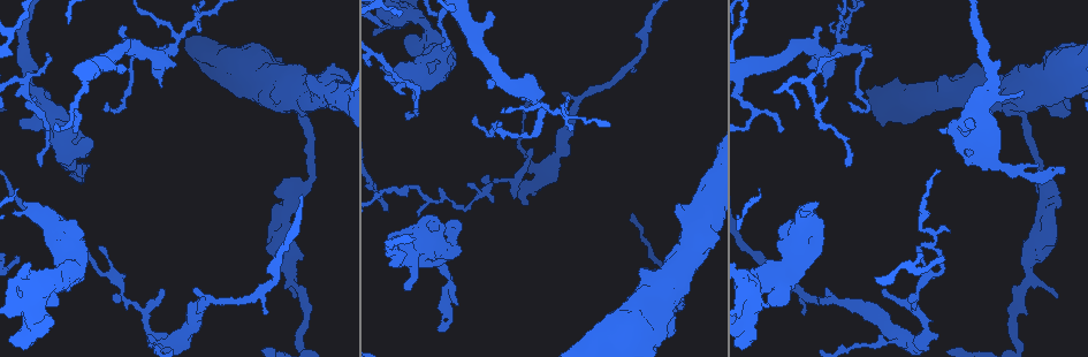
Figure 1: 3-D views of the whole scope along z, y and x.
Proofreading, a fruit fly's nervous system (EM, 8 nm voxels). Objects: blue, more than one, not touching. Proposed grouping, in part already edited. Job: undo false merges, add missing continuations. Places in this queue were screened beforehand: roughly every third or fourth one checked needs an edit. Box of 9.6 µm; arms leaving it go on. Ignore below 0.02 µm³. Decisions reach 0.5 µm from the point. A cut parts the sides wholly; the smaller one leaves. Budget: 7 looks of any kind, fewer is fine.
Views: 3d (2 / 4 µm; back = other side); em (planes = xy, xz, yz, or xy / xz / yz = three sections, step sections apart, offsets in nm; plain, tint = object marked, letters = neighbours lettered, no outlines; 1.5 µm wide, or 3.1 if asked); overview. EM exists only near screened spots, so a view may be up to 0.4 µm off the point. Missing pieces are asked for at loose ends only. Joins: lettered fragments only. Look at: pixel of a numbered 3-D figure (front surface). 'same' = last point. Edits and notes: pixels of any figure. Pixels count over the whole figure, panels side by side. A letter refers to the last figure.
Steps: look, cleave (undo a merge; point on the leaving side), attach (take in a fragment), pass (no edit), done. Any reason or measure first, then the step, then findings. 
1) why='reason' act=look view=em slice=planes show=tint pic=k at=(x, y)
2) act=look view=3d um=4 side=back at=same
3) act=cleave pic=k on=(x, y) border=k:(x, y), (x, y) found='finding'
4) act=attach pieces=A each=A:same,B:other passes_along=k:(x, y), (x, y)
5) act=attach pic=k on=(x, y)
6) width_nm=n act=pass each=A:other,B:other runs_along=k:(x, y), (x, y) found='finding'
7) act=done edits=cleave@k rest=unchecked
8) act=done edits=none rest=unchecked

why='thin end' act=look view=em slice=xy step=8 show=letters pic=1 at=(779, 132)

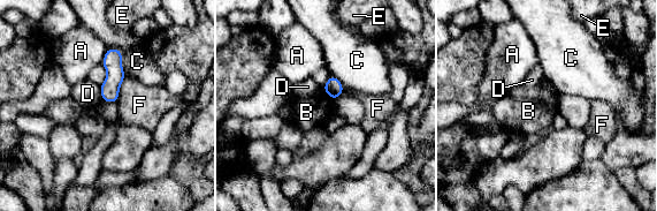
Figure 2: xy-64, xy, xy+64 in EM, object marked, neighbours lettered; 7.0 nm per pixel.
act=pass each=A:other,B:other,C:other,D:other,E:other,F:other border=2:(322, 87), (334, 100) found='no lettered fragment goes on from it'

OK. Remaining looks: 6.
why='branch stops here' act=look view=em slice=planes show=plain pic=1 at=(71, 220)

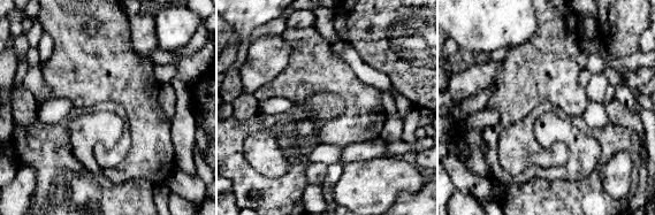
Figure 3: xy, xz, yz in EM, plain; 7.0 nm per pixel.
why='see the neighbours' act=look view=em slice=planes show=letters at=same

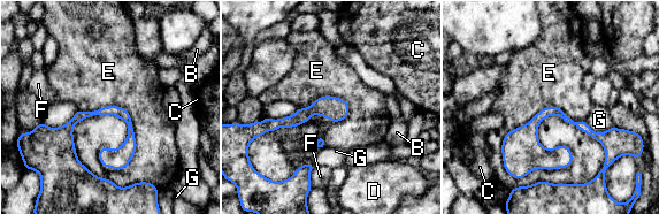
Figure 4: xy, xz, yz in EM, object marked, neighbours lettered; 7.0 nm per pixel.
act=pass each=B:other,C:other,D:other,E:other,F:other,G:other border=4:(77, 108), (129, 113), (123, 169) found='no lettered fragment goes on from it'

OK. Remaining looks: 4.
why='an open end' act=look view=3d um=4 pic=1 at=(949, 231)

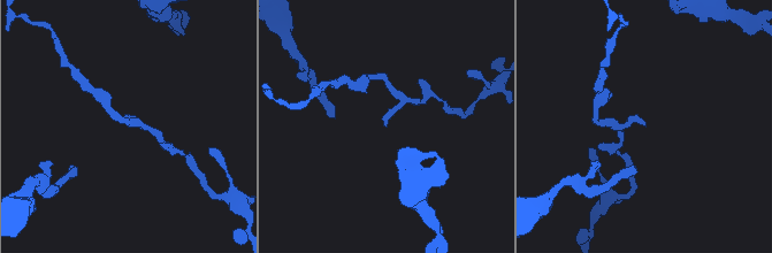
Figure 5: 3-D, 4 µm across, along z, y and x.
act=look view=em slice=yz step=8 show=letters pic=5 at=(645, 125)

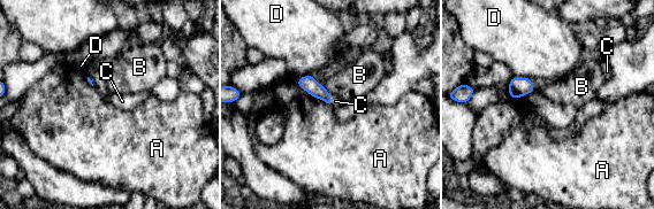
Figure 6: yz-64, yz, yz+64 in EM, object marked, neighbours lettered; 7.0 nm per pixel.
why='cut it another way' act=look view=em slice=planes show=letters at=same

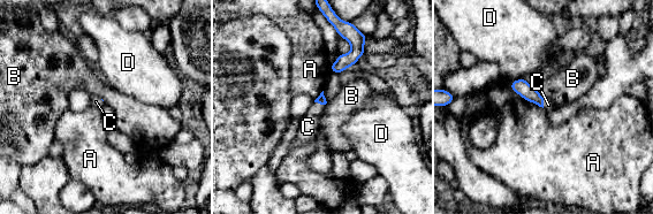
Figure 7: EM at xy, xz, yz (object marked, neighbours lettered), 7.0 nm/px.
act=attach pieces=C each=A:other,B:other,C:same,D:other found='the cell continues'

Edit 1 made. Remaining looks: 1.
act=done edits=attach@7 rest=unchecked

